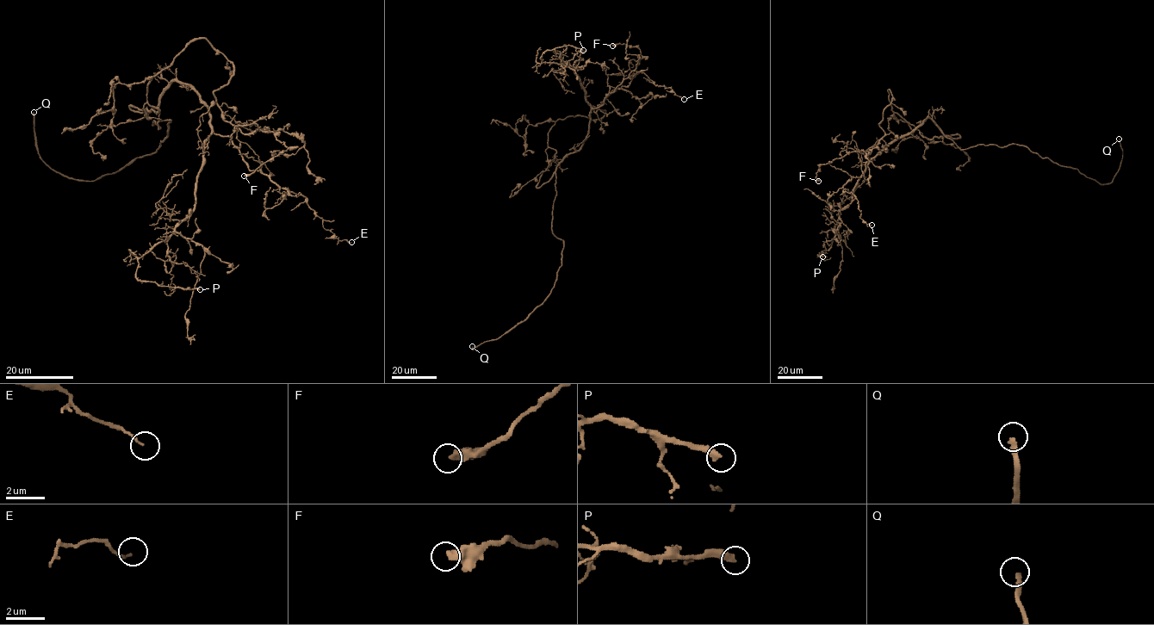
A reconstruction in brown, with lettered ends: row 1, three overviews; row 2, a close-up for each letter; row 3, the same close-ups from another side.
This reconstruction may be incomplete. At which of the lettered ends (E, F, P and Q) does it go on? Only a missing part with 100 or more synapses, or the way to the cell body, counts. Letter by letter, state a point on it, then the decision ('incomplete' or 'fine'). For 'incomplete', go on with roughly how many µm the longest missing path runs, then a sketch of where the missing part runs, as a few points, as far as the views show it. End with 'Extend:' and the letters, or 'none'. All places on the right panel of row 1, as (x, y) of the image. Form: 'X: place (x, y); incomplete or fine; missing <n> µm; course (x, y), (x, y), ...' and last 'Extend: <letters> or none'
E: place (871, 225); fine
F: place (818, 181); fine
P: place (822, 256); fine
Q: place (1119, 139); incomplete; missing 9 µm; course (1119, 139), (1120, 122)
Extend: Q

